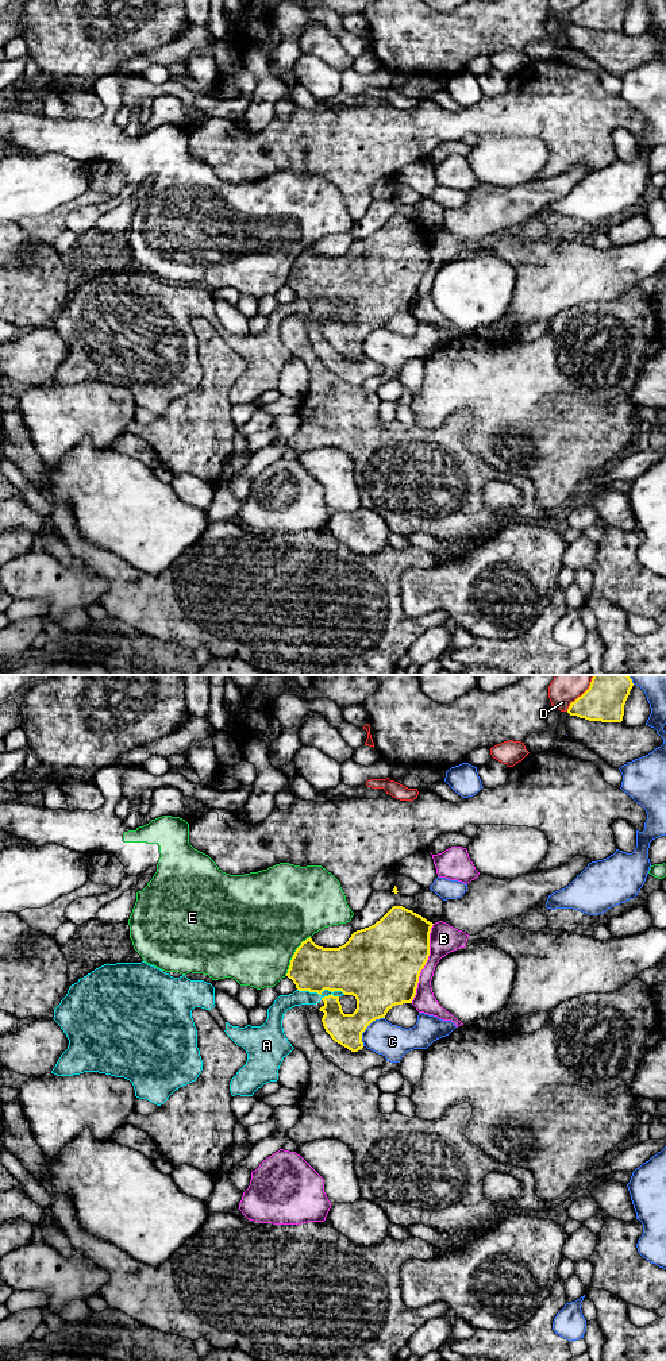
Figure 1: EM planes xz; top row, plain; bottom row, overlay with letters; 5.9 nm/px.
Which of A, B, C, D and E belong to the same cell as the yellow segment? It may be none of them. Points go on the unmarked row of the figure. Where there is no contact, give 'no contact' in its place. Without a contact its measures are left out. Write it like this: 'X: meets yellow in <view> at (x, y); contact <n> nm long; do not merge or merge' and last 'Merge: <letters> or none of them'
A: meets yellow in xz at (322, 300); contact 280 nm long; do not merge
B: meets yellow in xz at (426, 270); contact 500 nm long; do not merge
C: meets yellow in xz at (366, 335); contact 220 nm long; do not merge
D: meets yellow in xz at (576, 8); contact 170 nm long; do not merge
E: meets yellow in xz at (293, 263); contact 280 nm long; do not merge
Merge: none of them

